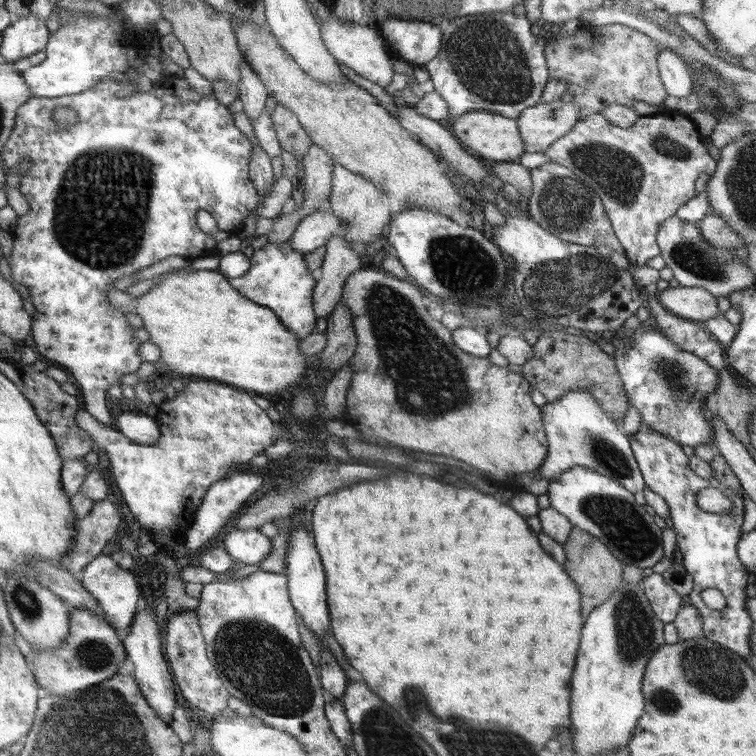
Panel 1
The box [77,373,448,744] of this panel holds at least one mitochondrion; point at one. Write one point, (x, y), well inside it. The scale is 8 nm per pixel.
(265, 667)

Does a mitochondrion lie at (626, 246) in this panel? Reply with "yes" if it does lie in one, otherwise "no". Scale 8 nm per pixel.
no

